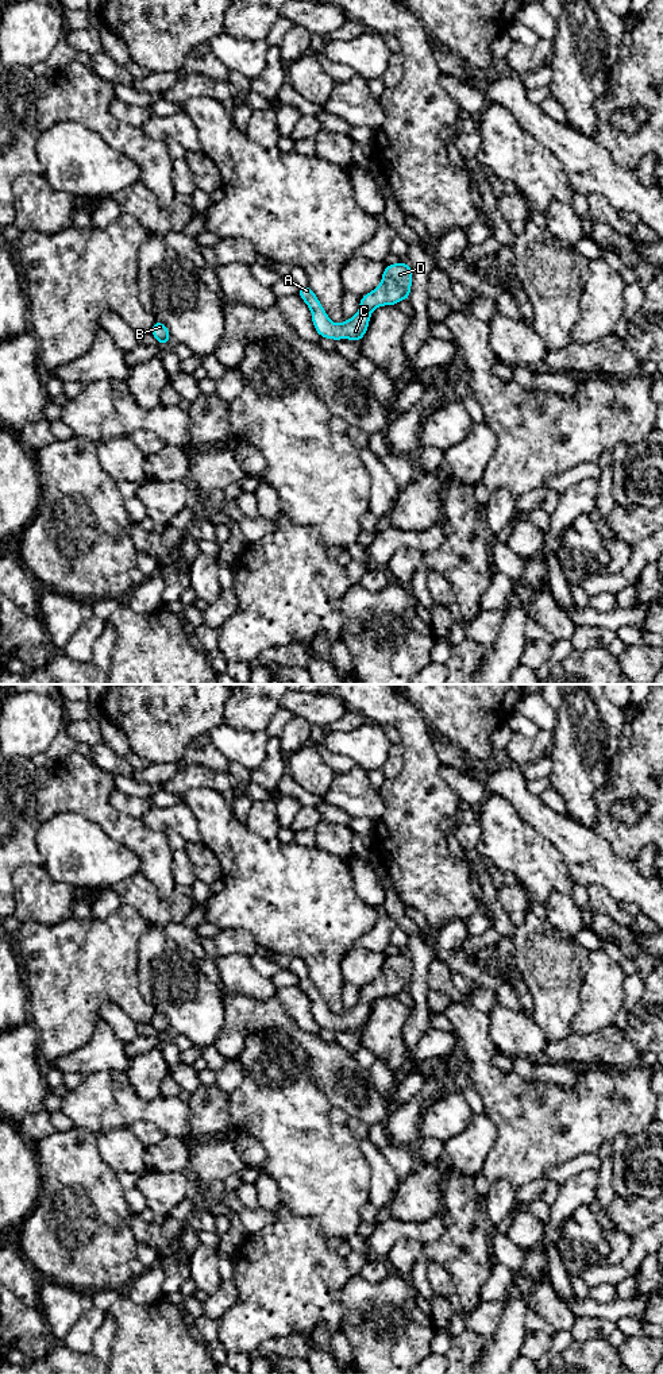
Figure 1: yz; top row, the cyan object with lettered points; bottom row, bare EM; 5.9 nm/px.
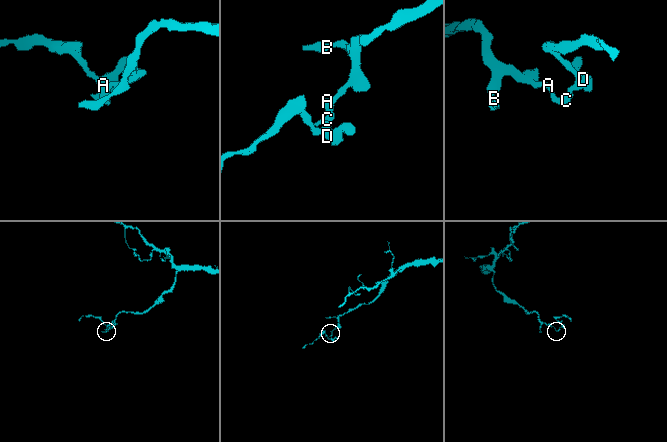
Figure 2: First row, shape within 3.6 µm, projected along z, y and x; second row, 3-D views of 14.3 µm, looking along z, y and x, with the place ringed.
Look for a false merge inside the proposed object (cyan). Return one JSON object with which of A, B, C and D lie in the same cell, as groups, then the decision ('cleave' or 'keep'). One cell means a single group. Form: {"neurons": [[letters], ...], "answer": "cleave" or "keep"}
{"neurons": [["A", "B", "C", "D"]], "answer": "keep"}

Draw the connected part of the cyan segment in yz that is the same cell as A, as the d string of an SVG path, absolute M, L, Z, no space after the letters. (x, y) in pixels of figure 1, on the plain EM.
M402 953L385 957L381 974L361 988L359 1001L348 1011L332 1014L315 983L307 976L298 980L298 987L312 1003L312 1014L320 1028L361 1033L369 1019L370 1007L377 997L397 996L409 991L412 979L412 957Z

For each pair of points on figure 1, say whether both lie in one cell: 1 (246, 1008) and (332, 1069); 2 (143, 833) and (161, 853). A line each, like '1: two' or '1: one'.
1: one
2: one

